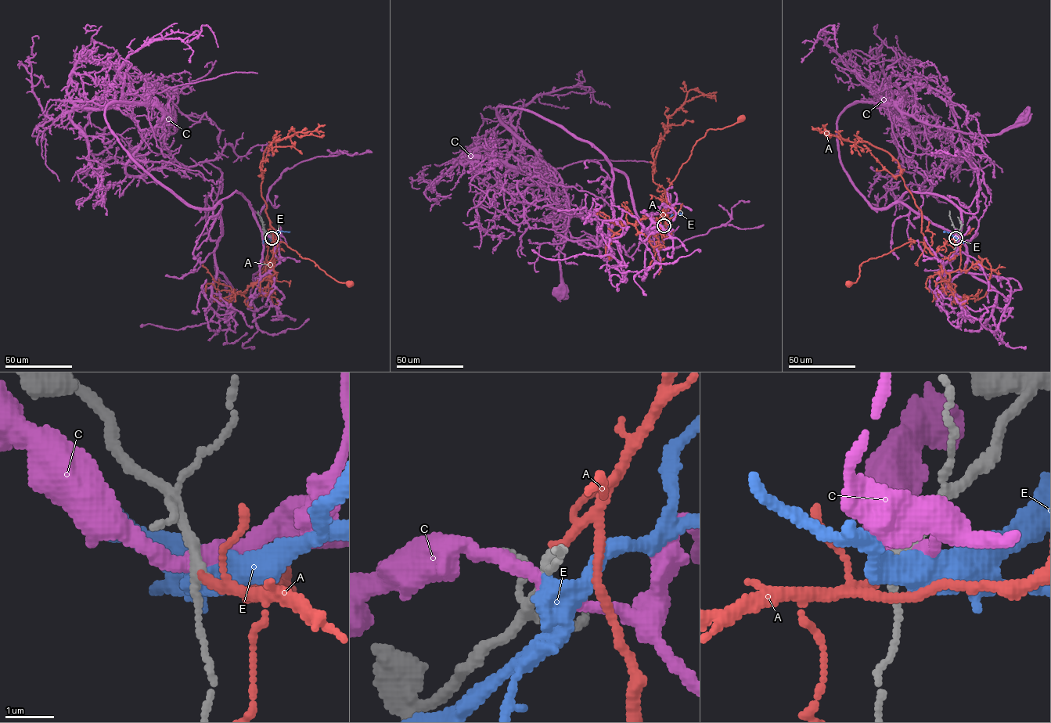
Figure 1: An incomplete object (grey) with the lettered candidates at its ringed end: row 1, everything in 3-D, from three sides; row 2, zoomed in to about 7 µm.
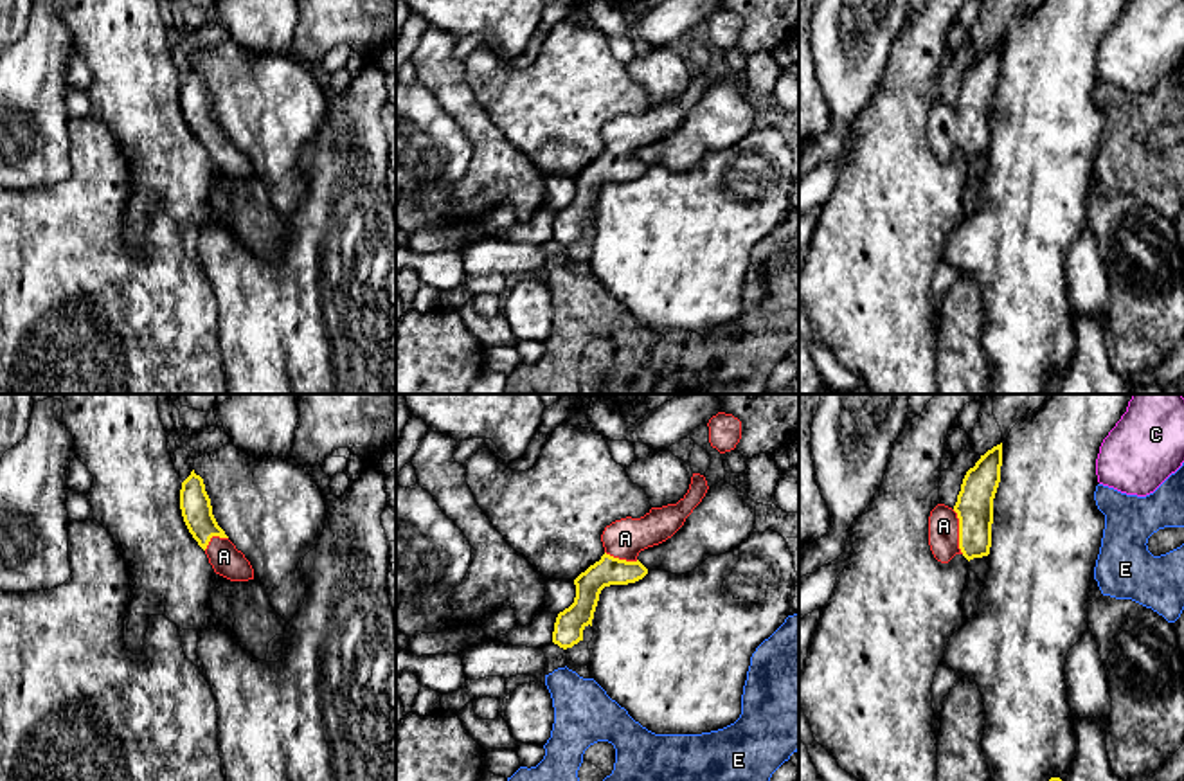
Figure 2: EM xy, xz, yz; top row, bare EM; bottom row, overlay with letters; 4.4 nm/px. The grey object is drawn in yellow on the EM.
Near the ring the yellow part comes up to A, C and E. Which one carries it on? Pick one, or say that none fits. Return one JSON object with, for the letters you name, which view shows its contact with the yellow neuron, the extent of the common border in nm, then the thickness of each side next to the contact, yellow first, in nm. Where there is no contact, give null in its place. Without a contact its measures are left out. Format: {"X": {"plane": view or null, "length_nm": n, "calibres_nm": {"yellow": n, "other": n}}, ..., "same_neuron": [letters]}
{"A": {"plane": "yz", "length_nm": 200, "calibres_nm": {"yellow": 170, "other": 140}}, "same_neuron": ["A"]}

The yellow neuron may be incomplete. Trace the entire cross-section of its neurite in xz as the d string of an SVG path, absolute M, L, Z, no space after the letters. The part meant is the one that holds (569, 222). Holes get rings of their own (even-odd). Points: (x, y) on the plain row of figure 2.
M693 70L687 90L677 101L651 104L641 115L626 113L606 122L601 131L605 151L574 176L574 200L558 211L552 239L567 247L583 238L583 227L592 223L601 187L642 176L648 166L637 157L639 149L671 135L707 86L705 74Z

